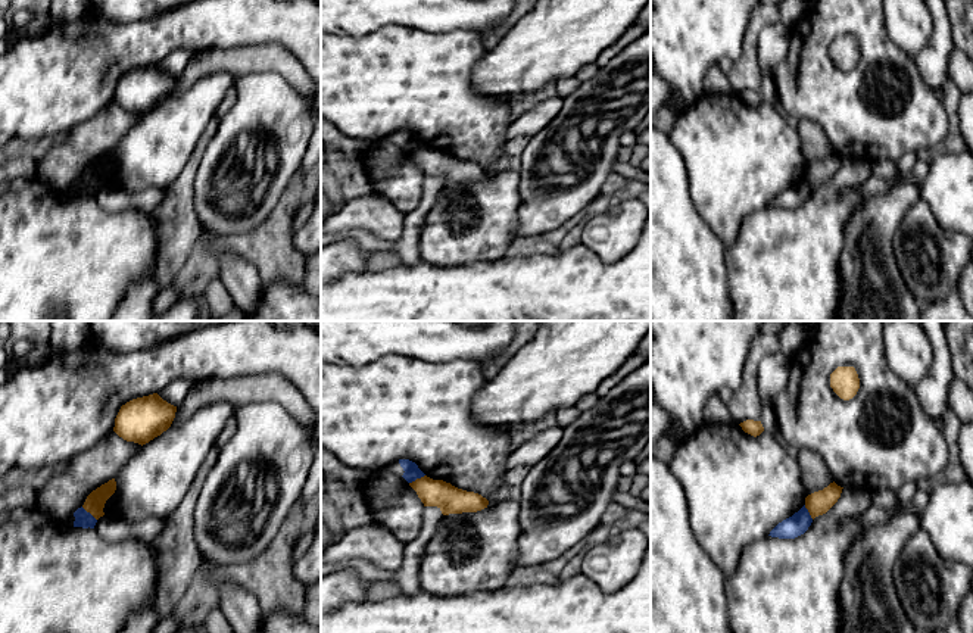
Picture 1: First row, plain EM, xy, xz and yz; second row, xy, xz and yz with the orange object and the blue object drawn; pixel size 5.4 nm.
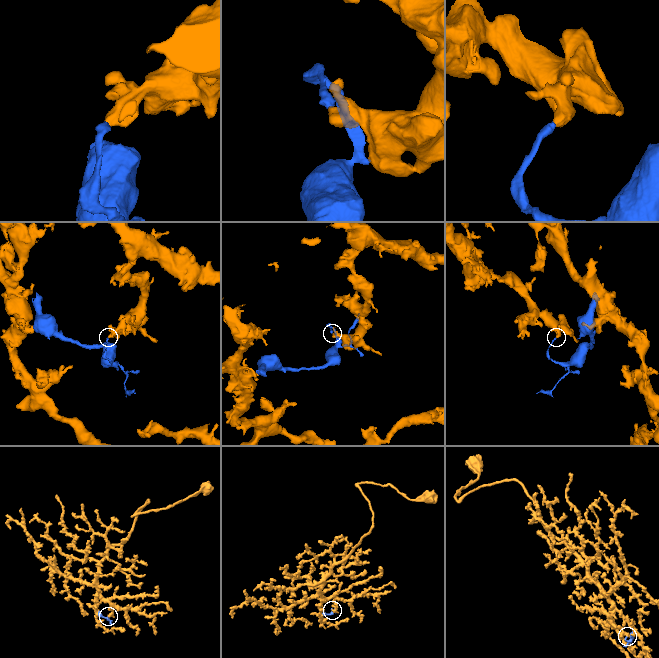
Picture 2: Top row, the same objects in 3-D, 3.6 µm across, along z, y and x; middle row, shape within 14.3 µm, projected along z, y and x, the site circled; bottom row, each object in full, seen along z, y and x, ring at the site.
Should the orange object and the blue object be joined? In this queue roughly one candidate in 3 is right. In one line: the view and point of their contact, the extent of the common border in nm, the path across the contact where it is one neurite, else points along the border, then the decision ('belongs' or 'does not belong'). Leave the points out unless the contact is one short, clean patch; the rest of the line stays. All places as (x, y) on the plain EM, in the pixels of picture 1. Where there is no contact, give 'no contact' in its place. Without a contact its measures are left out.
contact xz (417, 149); length 100 nm; border xz (424, 145), (409, 153); does not belong

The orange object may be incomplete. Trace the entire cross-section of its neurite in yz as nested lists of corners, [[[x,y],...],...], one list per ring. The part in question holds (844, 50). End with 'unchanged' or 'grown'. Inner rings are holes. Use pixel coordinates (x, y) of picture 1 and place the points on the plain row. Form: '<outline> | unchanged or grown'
[[[838,37],[830,44],[830,57],[843,71],[852,69],[860,59],[860,49],[854,37]]] | unchanged

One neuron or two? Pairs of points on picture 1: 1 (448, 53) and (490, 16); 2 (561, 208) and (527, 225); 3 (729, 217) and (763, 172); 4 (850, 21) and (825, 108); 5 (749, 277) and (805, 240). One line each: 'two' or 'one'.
1: two
2: one
3: one
4: one
5: one

